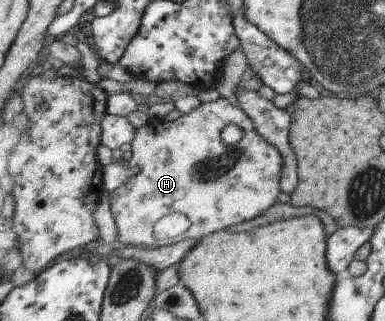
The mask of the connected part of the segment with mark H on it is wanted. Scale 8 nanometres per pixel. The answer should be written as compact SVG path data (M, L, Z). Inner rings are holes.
M224 98L202 103L173 121L152 119L137 129L130 152L128 167L138 168L138 173L110 194L117 238L124 244L158 248L190 239L204 239L224 228L232 230L236 224L260 216L278 202L284 166L282 153L256 130L254 122L241 106L234 106ZM228 124L237 125L244 136L232 146L224 144L220 136L222 128Z

